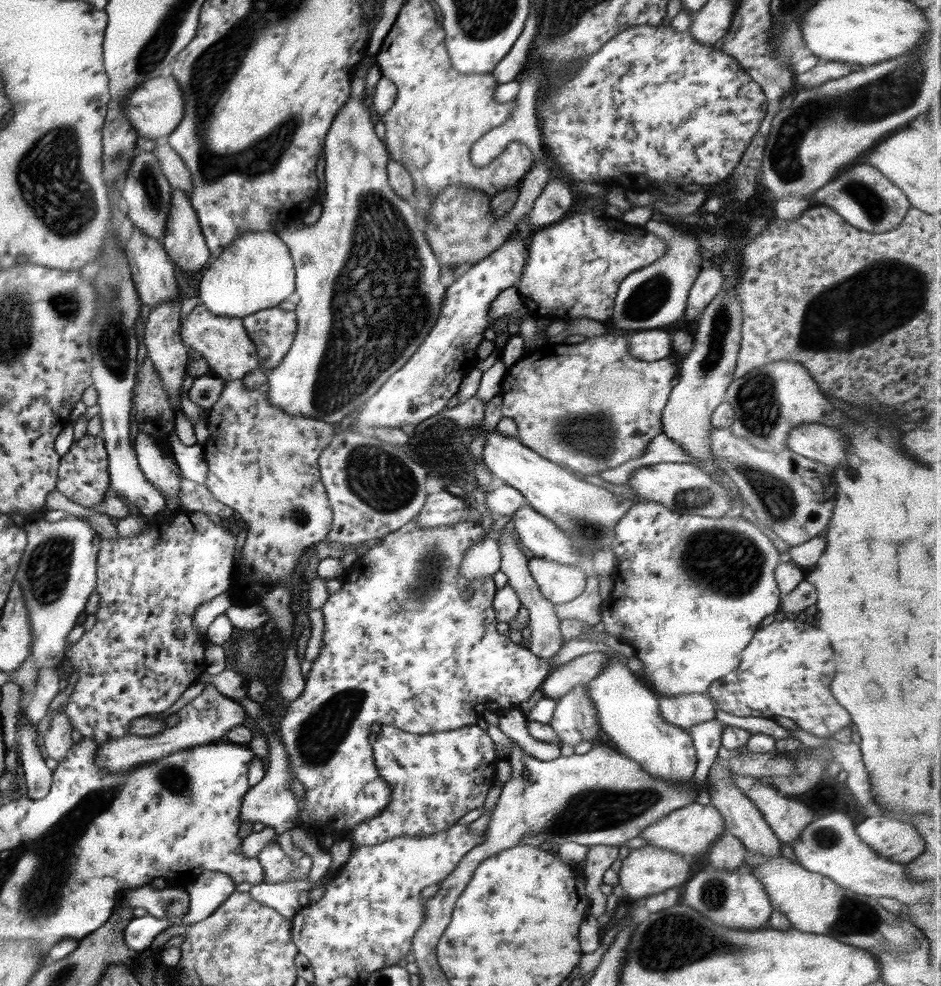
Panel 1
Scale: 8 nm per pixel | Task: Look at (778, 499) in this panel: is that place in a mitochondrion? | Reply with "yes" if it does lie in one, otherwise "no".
yes

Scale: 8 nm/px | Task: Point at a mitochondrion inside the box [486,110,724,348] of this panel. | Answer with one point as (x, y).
(647, 297)

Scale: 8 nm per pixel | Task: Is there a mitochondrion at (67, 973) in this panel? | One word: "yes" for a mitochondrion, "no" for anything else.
yes

